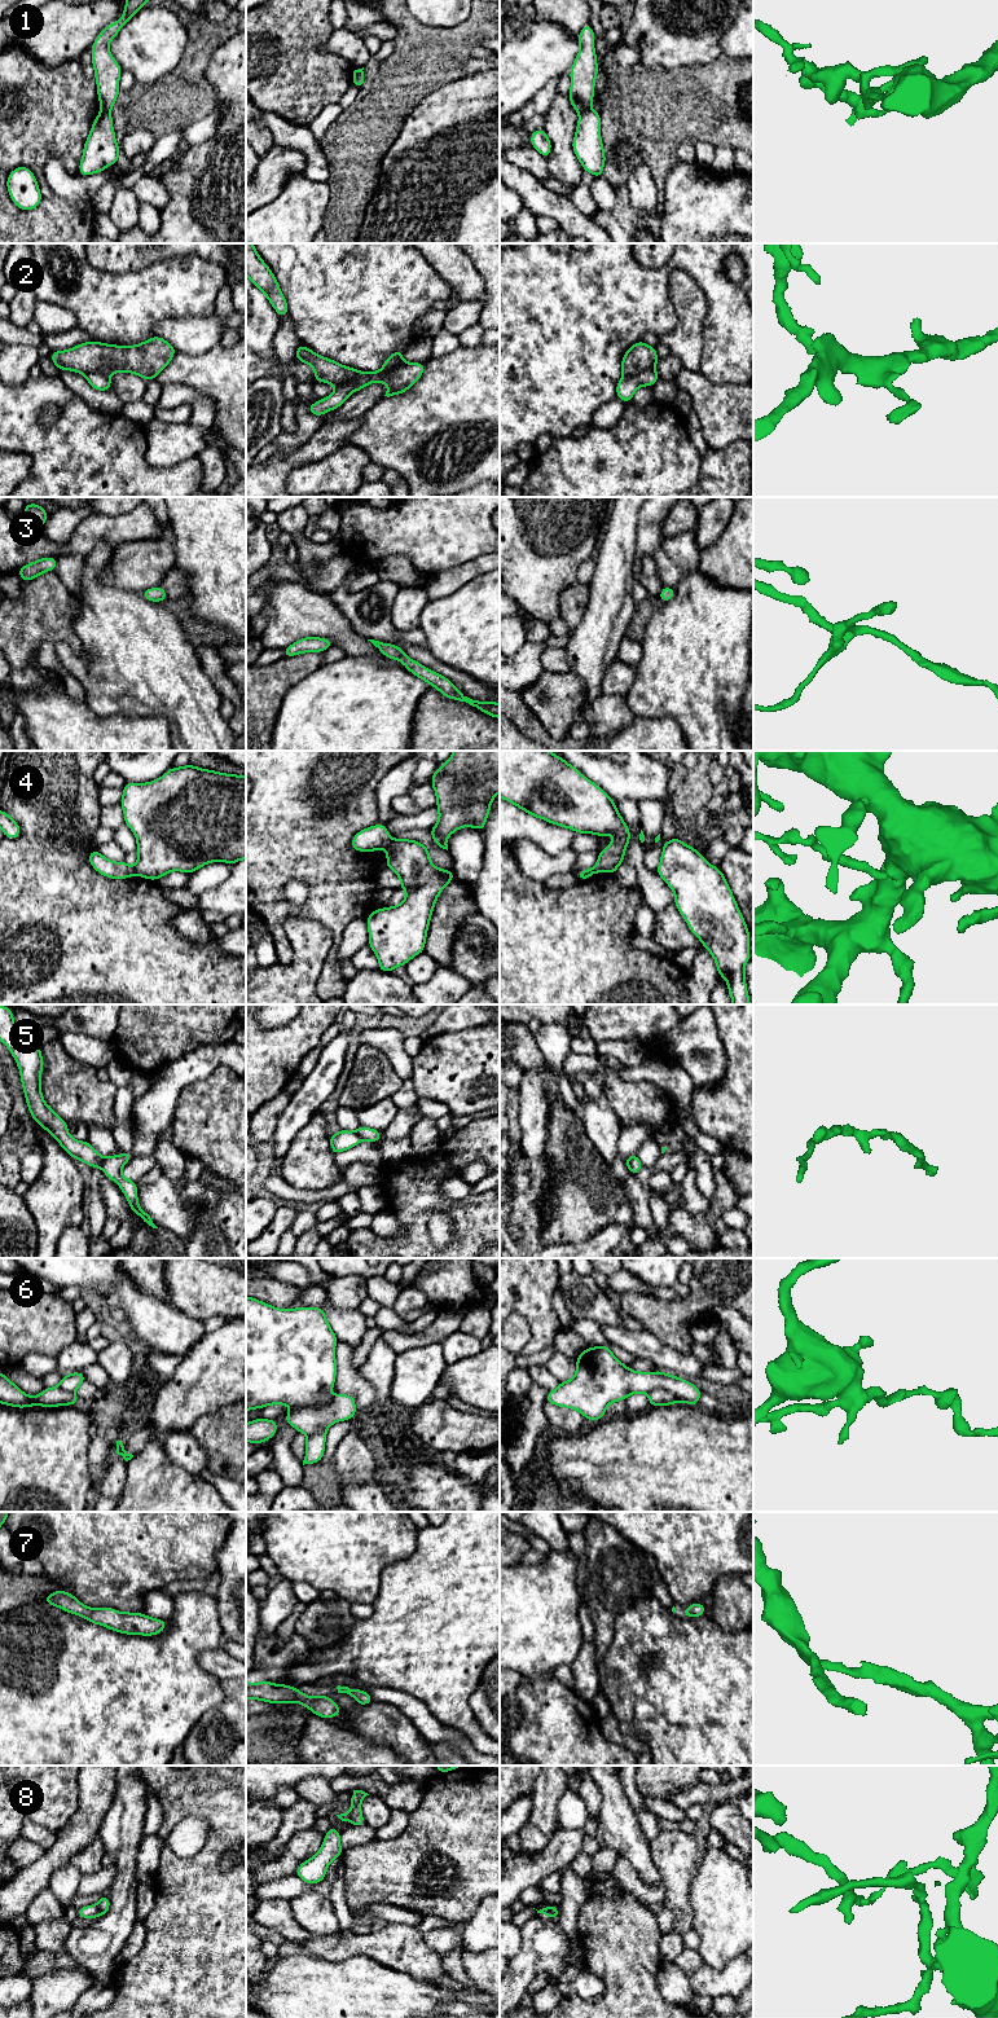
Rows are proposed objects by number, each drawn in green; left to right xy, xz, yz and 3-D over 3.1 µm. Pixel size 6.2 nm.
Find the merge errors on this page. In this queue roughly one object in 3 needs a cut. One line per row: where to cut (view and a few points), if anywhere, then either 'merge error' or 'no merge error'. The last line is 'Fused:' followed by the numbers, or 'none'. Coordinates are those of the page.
1: xy (100, 110), (109, 111) | merge error
2: yz (654, 365), (633, 376), (623, 377) | merge error
3: no cut | no merge error
4: xz (391, 840), (385, 847) | merge error
5: xy (104, 1159), (101, 1166) | merge error
6: xz (337, 1396), (325, 1407), (293, 1411) | merge error
7: no cut | no merge error
8: xy (95, 1906), (99, 1915) | merge error
Fused: 1, 2, 4, 5, 6, 8

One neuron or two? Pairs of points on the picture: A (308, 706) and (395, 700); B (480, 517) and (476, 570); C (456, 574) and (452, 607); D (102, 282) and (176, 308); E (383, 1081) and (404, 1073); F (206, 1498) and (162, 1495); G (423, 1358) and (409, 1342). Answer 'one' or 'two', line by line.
A: one
B: two
C: two
D: one
E: two
F: one
G: two

